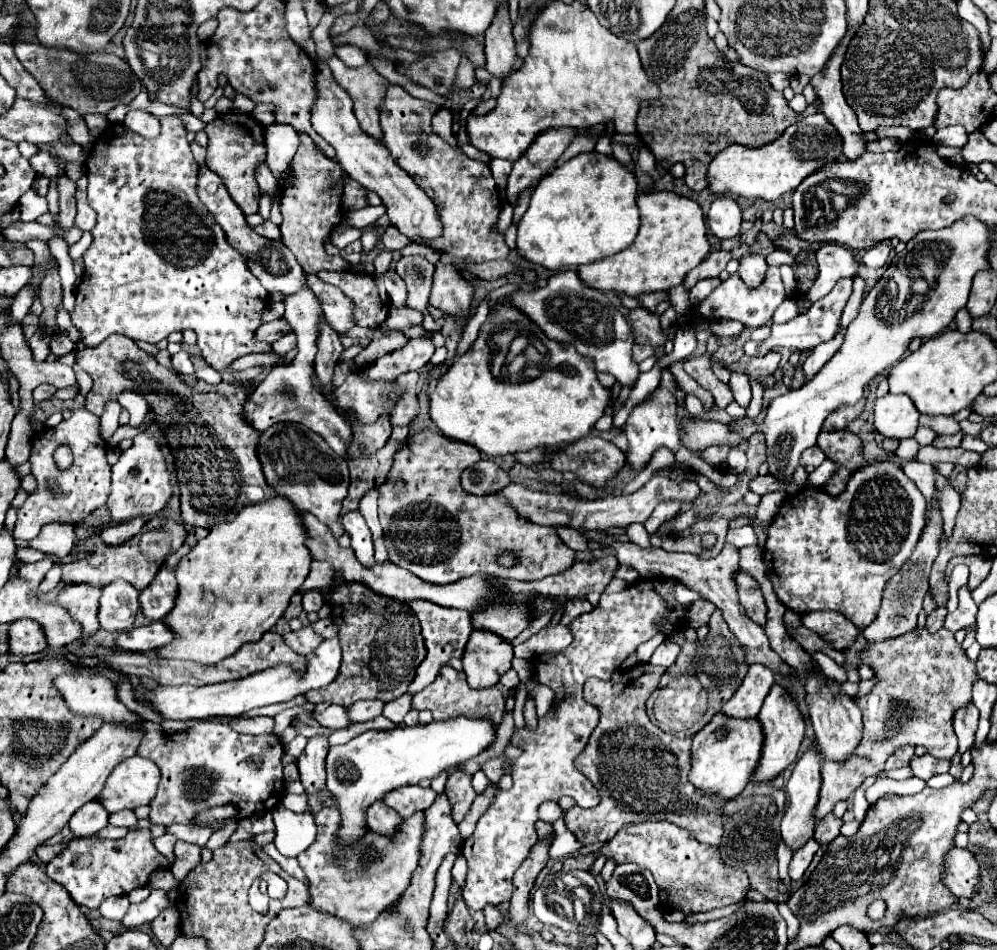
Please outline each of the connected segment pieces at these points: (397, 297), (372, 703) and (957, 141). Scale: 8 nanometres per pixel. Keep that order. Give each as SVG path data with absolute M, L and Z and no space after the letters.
M388 270L384 274L384 286L386 286L386 292L388 292L388 298L392 300L392 304L396 308L402 308L406 306L406 284L404 280L396 274L396 270Z
M358 700L352 706L348 706L348 718L350 722L366 722L366 720L374 720L376 716L382 714L384 704L376 702L376 700Z
M948 126L948 128L940 128L936 130L934 136L934 144L938 146L952 146L952 148L962 148L966 144L966 130L962 126Z

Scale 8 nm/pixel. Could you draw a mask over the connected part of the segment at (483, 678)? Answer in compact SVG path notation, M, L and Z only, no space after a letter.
M474 630L462 656L468 686L474 690L496 686L500 676L510 670L512 656L508 642L486 630Z

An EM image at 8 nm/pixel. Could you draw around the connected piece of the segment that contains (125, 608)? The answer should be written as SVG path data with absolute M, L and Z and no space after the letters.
M118 578L102 588L98 620L108 632L122 632L134 624L138 614L138 590L126 580Z

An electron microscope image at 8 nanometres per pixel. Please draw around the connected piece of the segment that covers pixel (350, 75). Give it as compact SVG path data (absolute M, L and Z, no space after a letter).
M336 56L328 60L334 80L350 94L354 100L354 114L360 122L360 128L372 138L382 142L380 130L380 108L384 104L384 96L388 90L388 80L380 76L372 66L364 64L362 68L346 68Z

